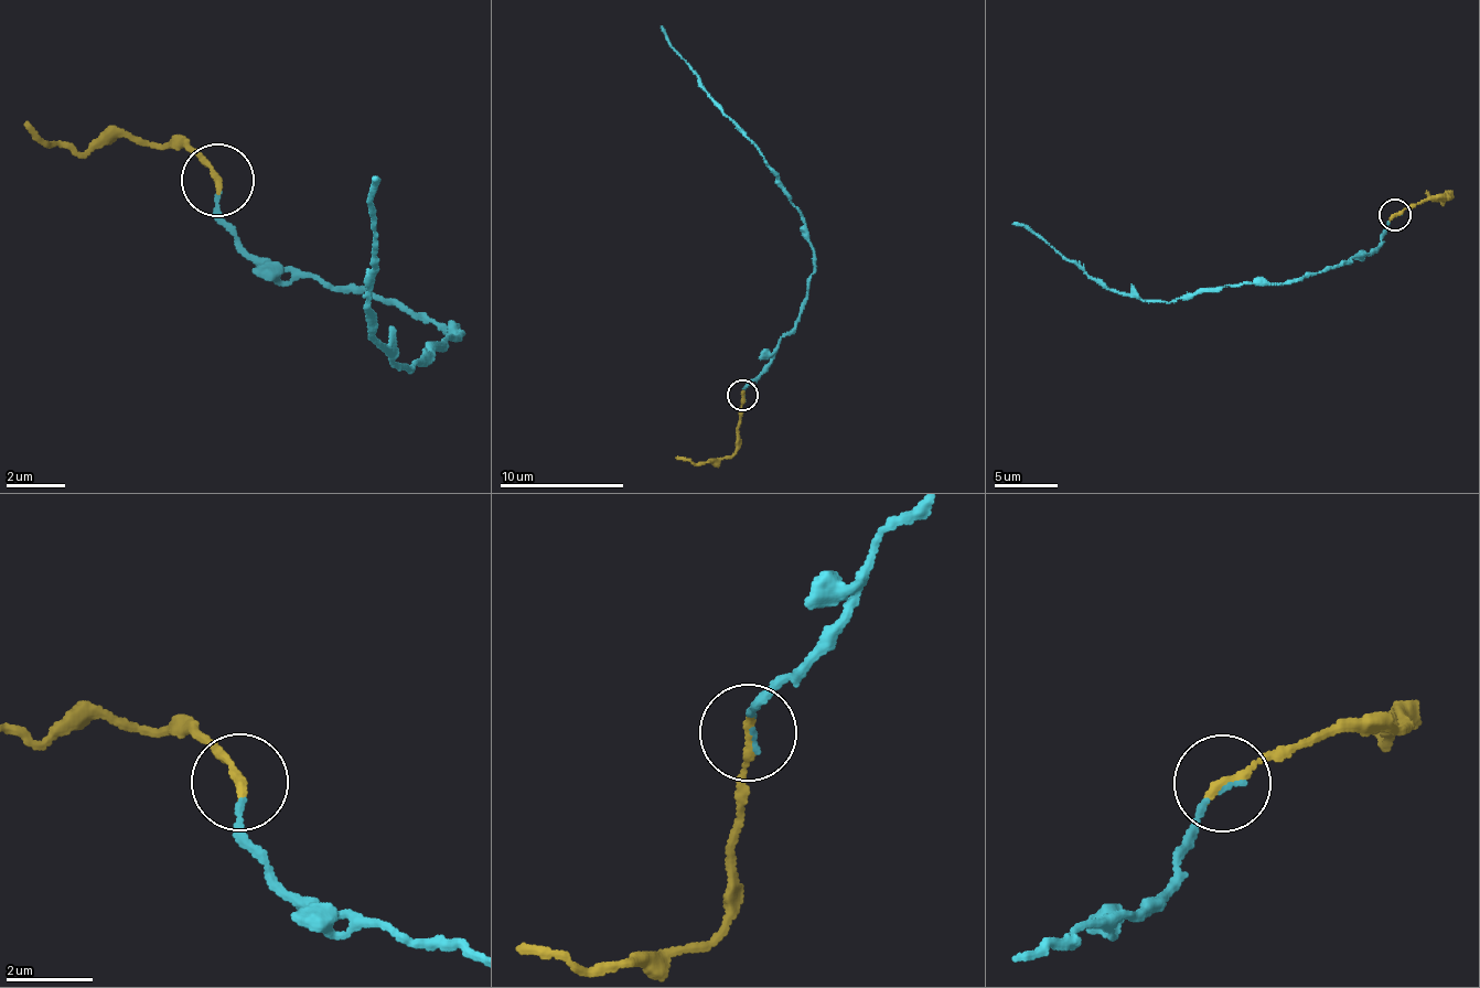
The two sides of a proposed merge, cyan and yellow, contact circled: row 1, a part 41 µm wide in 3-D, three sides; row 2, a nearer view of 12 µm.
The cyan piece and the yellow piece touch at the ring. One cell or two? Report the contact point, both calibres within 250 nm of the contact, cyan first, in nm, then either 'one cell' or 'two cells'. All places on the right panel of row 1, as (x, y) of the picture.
(1394, 215) | 120/240 nm | one cell

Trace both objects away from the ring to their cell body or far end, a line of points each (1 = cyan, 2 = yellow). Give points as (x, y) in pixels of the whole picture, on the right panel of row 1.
1: (1394, 215), (1370, 253), (1298, 279), (1186, 292), (1172, 302), (1146, 302), (1091, 277), (1051, 245), (1011, 223)
2: (1394, 215), (1426, 200), (1449, 197), (1444, 194), (1441, 204), (1425, 190)

